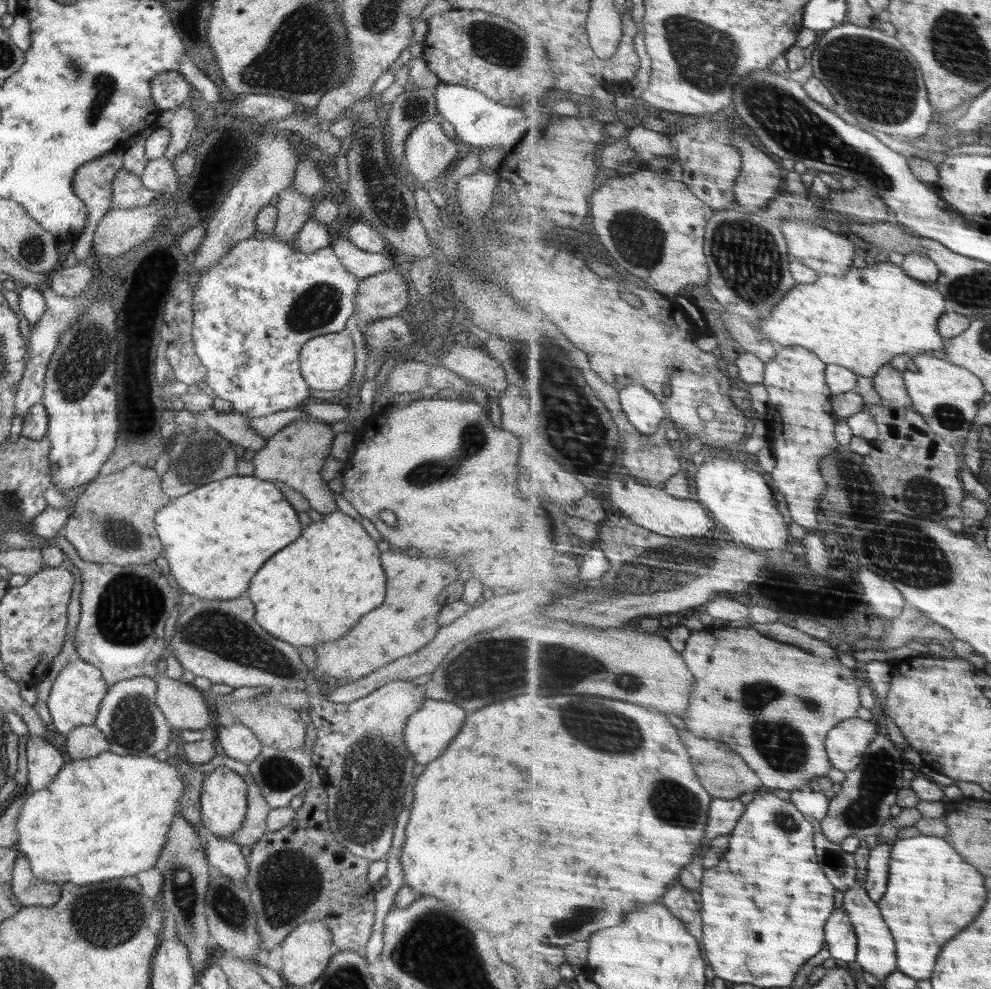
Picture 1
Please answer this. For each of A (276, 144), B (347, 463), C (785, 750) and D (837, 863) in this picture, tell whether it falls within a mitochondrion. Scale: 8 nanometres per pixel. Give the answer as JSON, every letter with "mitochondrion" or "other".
{"A":"other","B":"other","C":"mitochondrion","D":"mitochondrion"}

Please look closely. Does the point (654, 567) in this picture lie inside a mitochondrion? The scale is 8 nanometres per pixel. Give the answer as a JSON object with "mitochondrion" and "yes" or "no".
{"mitochondrion":"yes"}

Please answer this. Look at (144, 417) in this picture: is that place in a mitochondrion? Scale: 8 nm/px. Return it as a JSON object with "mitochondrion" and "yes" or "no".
{"mitochondrion":"no"}

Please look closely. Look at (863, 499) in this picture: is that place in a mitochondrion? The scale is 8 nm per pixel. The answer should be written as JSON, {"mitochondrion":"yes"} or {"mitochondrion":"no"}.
{"mitochondrion":"yes"}

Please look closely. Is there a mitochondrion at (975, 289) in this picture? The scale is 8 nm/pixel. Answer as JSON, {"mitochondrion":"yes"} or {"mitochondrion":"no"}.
{"mitochondrion":"yes"}

